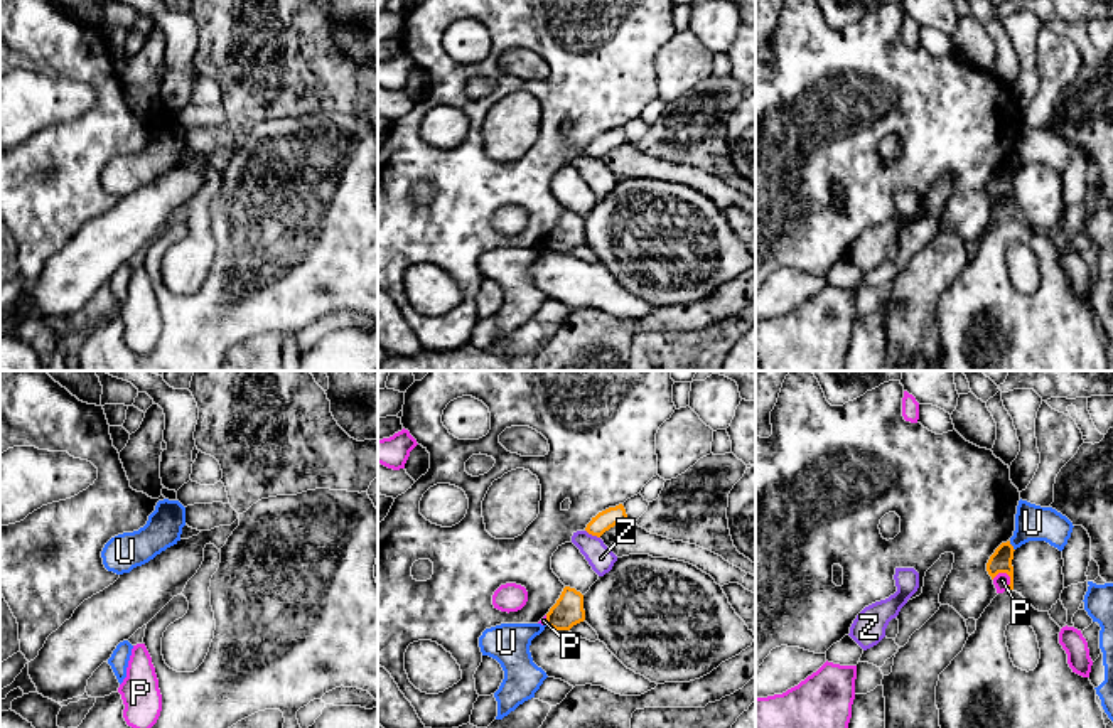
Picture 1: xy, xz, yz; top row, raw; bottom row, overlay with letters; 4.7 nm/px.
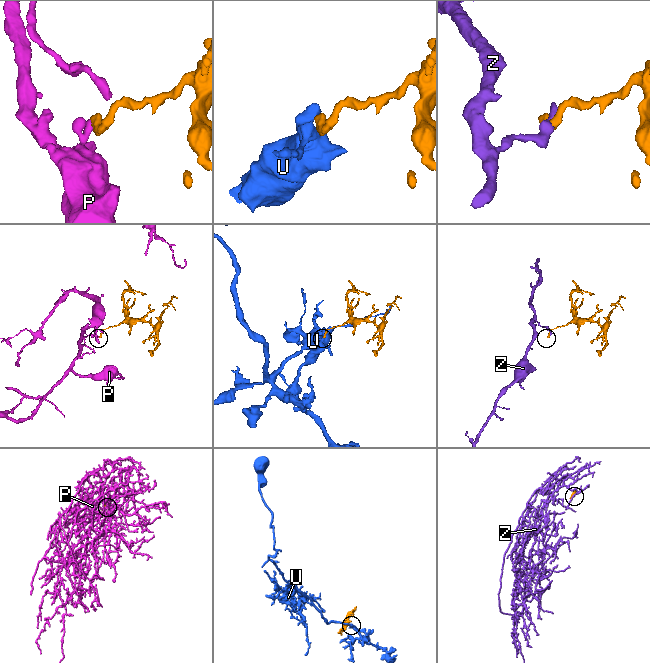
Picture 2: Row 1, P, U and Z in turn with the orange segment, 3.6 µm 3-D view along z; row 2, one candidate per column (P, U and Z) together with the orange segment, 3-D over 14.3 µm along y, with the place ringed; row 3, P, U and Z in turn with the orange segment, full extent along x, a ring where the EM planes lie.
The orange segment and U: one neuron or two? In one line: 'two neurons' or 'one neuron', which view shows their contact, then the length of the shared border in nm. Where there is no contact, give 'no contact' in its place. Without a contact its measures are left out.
two neurons | yz | 50 nm

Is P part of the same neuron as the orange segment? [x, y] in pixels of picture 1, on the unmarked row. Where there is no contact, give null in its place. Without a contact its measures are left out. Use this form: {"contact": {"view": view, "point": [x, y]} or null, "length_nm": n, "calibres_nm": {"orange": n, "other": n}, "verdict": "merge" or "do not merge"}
{"contact": {"view": "yz", "point": [1010, 201]}, "length_nm": 110, "calibres_nm": {"orange": 110, "other": 80}, "verdict": "do not merge"}

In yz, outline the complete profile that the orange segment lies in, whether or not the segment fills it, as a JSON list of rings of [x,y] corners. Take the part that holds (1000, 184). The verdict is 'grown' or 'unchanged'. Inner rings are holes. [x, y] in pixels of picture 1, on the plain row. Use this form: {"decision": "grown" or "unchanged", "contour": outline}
{"decision": "unchanged", "contour": [[[1010,163],[1002,165],[995,175],[990,179],[988,185],[987,185],[987,194],[992,199],[992,202],[998,197],[998,195],[1007,195],[1010,199],[1010,207],[1008,207],[1008,214],[1014,212],[1014,189],[1012,189],[1012,182],[1014,182],[1014,169],[1010,167]]]}

